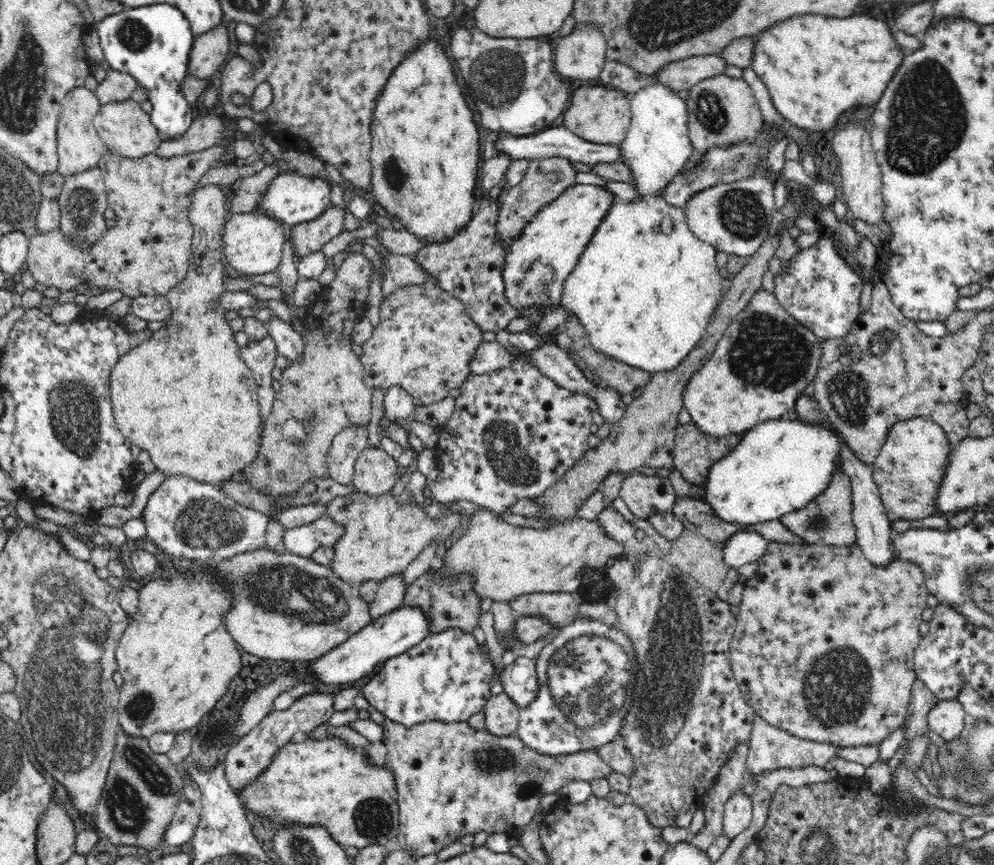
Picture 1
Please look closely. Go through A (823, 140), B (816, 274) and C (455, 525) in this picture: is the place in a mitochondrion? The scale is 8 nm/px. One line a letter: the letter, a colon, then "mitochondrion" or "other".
A: other
B: other
C: other

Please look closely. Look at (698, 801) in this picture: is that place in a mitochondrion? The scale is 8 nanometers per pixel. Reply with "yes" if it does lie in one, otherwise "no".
no

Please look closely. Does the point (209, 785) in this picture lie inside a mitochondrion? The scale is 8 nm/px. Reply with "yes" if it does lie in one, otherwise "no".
no

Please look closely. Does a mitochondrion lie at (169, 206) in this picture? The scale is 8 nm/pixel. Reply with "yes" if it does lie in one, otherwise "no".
no

